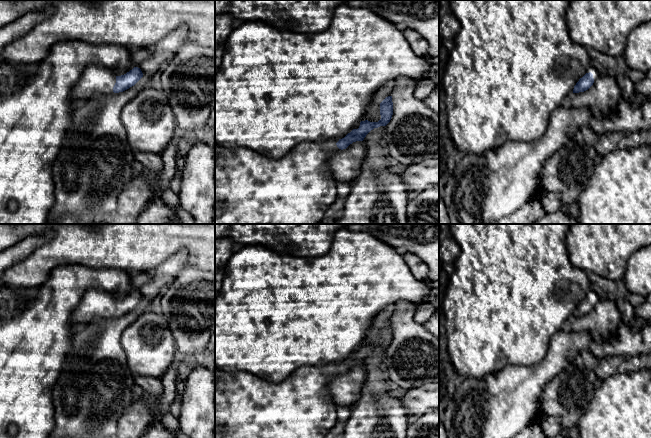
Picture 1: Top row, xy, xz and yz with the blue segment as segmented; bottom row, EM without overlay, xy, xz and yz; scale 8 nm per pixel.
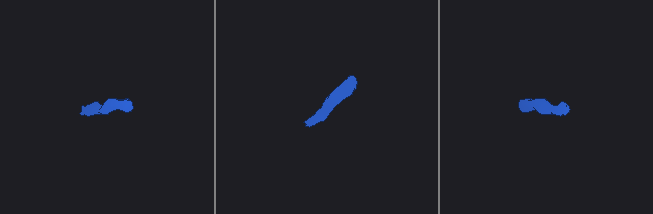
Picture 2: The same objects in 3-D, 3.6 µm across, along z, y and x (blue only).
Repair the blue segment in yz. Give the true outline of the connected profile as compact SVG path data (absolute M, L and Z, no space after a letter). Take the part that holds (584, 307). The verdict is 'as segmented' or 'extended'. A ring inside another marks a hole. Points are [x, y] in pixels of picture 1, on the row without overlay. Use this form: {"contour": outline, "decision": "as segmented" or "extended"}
{"contour": "M591 296L586 297L574 310L573 317L584 316L588 314L593 309L593 307L593 298Z", "decision": "as segmented"}

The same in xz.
{"contour": "M392 320L386 321L380 327L380 339L381 343L378 346L370 346L368 344L361 345L358 353L353 353L342 363L329 363L323 366L302 366L291 373L285 380L280 383L271 383L260 377L257 377L248 372L224 372L215 369L215 438L325 438L326 434L335 427L338 422L336 405L330 400L326 393L327 381L335 376L346 373L350 368L356 365L363 365L366 359L380 350L386 350L393 339L393 326Z", "decision": "extended"}

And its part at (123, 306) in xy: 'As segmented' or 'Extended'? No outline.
Extended

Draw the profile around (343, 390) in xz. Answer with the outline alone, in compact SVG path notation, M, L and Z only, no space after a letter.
M356 365L346 373L329 379L326 393L336 406L352 406L359 399L365 381L363 365Z

